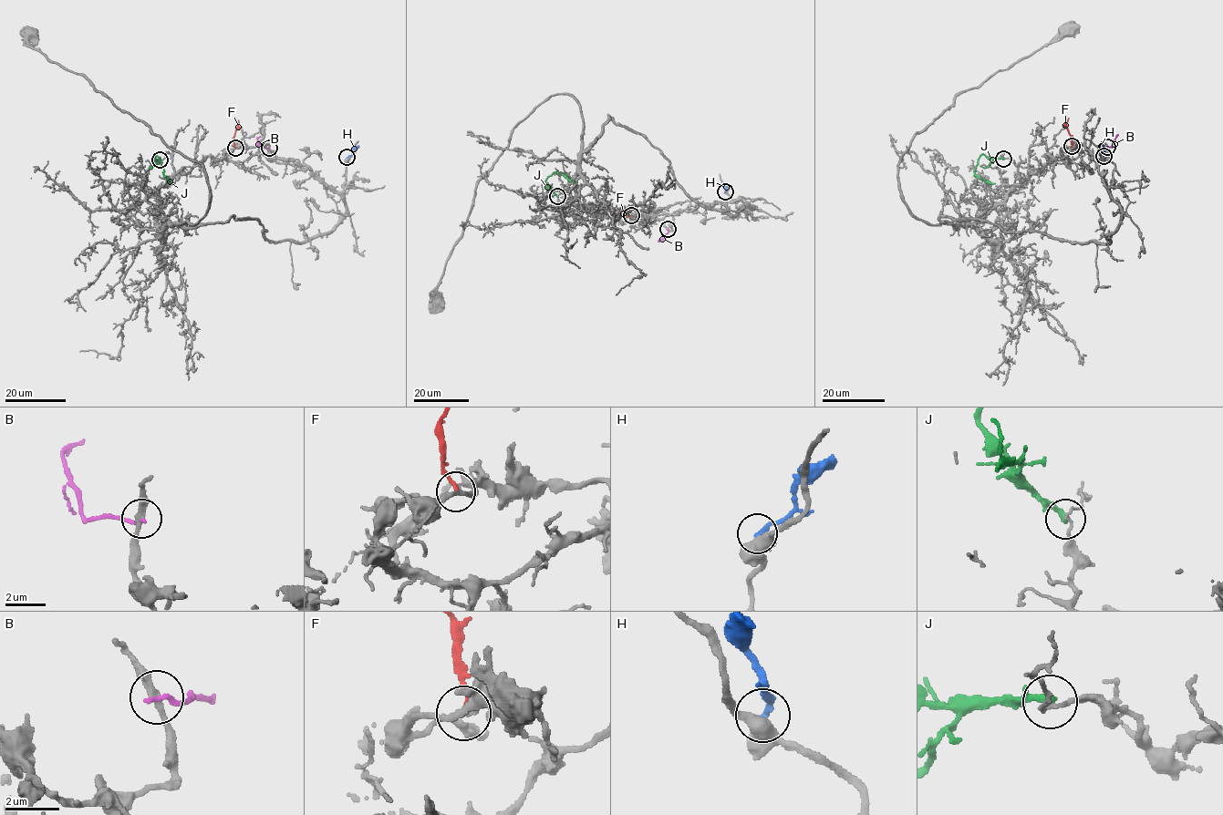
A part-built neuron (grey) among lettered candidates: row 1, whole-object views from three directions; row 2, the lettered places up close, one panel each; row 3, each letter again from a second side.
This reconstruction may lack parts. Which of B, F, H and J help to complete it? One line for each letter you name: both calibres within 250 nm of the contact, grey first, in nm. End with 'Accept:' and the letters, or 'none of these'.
Accept: none of these

